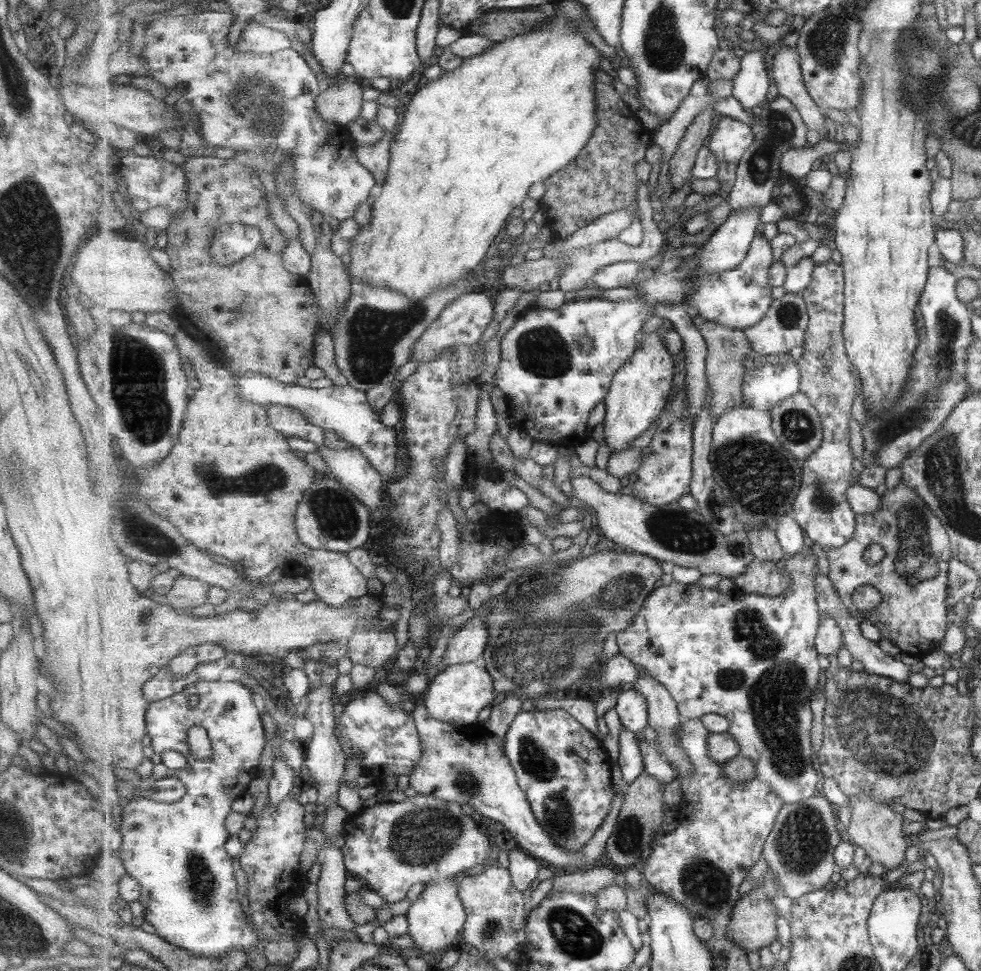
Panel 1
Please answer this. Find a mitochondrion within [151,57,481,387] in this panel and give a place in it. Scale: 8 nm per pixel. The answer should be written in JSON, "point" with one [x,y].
{"point":[240,100]}

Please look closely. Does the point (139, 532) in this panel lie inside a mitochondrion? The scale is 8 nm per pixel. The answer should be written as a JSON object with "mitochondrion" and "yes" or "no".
{"mitochondrion":"yes"}

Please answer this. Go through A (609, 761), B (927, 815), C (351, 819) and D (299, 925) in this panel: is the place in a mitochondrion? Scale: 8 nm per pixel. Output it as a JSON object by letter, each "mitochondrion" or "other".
{"A":"other","B":"other","C":"other","D":"other"}

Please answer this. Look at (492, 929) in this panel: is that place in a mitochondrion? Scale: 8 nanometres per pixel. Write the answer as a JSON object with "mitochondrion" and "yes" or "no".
{"mitochondrion":"yes"}

